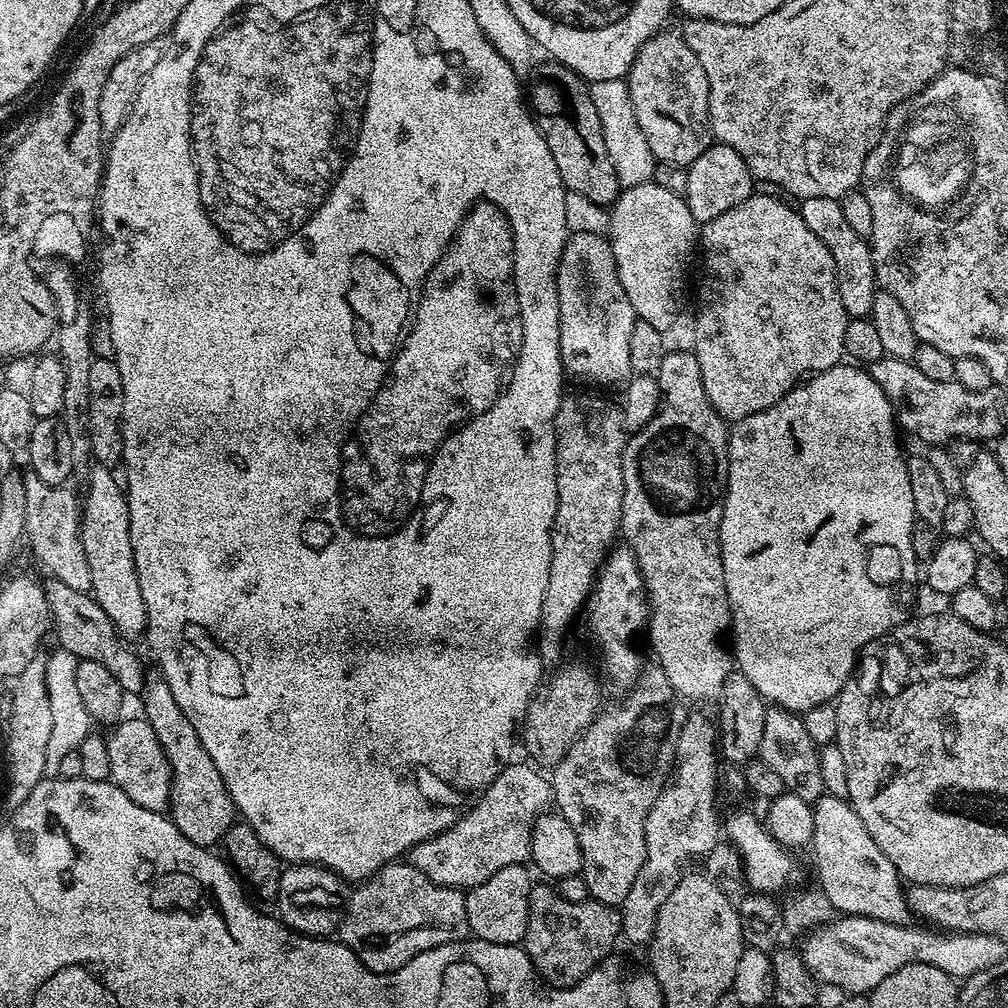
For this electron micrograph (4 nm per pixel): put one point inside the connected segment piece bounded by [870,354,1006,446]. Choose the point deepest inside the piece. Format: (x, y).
(937, 413)

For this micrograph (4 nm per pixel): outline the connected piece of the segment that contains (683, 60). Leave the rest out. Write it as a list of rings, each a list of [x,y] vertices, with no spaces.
[[[668,31],[657,32],[641,46],[626,79],[634,118],[638,118],[638,126],[642,126],[657,161],[687,168],[714,143],[708,121],[708,83],[698,54],[690,50],[683,35]]]

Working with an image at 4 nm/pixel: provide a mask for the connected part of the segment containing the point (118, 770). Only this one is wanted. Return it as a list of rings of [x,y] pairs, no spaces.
[[[137,716],[121,719],[110,731],[106,738],[111,772],[109,779],[135,805],[144,810],[165,813],[172,797],[172,771],[154,728],[144,717]]]

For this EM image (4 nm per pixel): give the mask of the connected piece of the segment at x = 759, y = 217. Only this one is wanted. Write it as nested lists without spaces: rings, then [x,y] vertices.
[[[753,194],[698,232],[705,276],[690,348],[698,358],[698,370],[702,370],[706,398],[725,422],[774,406],[809,374],[830,370],[846,356],[844,338],[850,317],[838,295],[834,258],[814,230],[802,222],[799,211],[784,203],[781,198]]]

